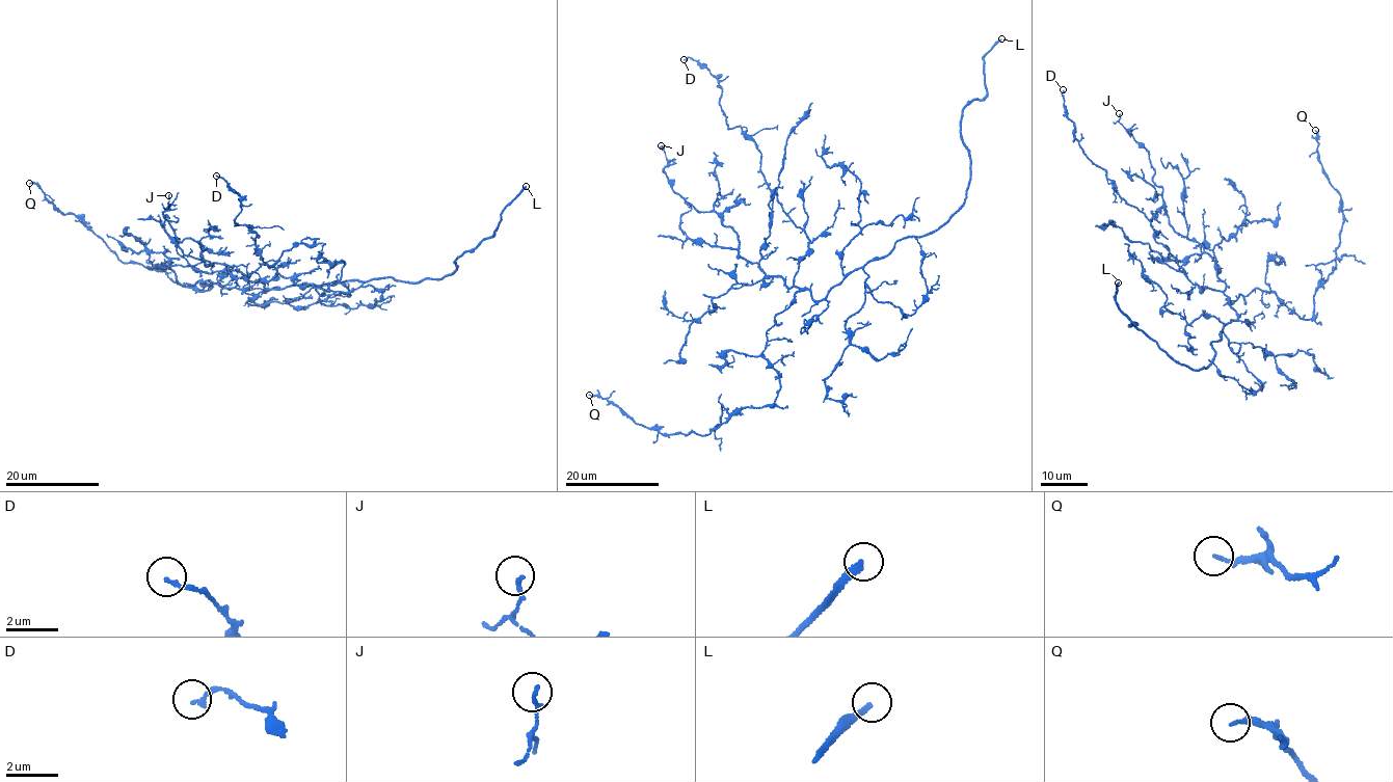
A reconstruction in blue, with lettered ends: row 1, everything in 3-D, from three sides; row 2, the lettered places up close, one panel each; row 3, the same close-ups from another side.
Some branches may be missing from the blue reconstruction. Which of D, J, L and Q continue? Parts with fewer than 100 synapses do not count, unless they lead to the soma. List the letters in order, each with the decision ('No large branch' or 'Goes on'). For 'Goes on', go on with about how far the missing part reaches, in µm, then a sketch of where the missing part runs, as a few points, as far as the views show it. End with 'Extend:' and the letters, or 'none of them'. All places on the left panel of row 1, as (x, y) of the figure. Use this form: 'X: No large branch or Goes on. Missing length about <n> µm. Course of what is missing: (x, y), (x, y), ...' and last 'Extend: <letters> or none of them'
D: No large branch
J: No large branch
L: Goes on. Missing length about 15 µm. Course of what is missing: (526, 186), (545, 186), (552, 192)
Q: No large branch
Extend: L

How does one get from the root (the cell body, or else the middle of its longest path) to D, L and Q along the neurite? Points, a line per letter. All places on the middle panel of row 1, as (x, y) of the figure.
D: (820, 299), (794, 285), (808, 238), (768, 187), (760, 152), (739, 127), (728, 127), (717, 75), (684, 59)
L: (820, 299), (962, 205), (970, 166), (960, 117), (986, 92), (982, 57), (1001, 38)
Q: (820, 299), (797, 292), (767, 331), (775, 401), (706, 434), (661, 433), (589, 395)

